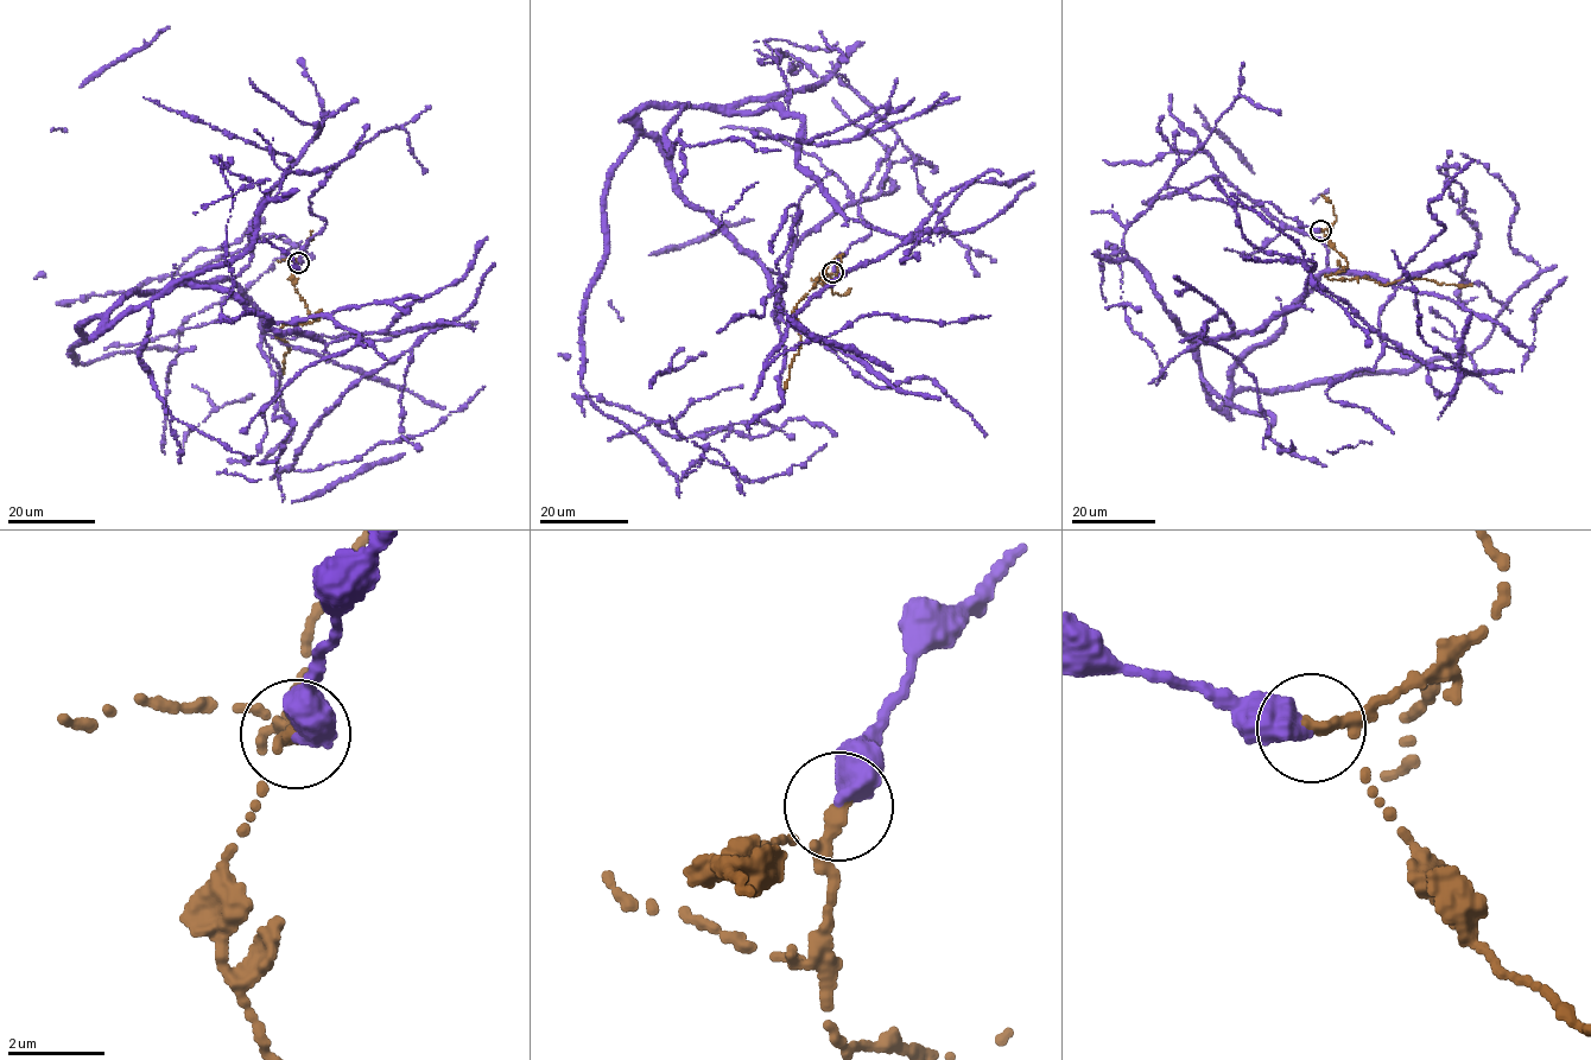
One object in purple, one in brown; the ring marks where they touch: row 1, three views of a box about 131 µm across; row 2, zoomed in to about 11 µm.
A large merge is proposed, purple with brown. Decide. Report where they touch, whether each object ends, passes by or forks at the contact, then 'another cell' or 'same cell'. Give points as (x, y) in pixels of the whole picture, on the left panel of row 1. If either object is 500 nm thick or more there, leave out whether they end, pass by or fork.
at (298, 262); purple ends there; brown ends there; another cell

